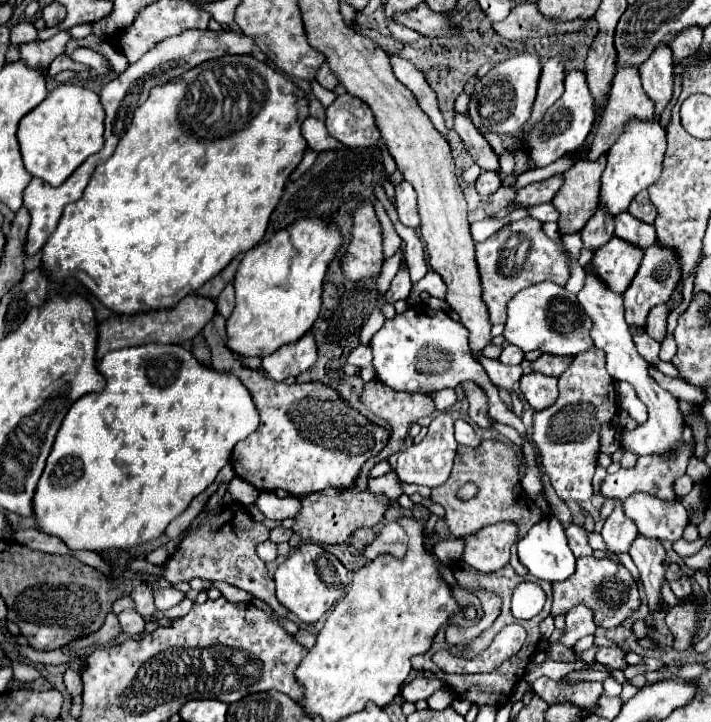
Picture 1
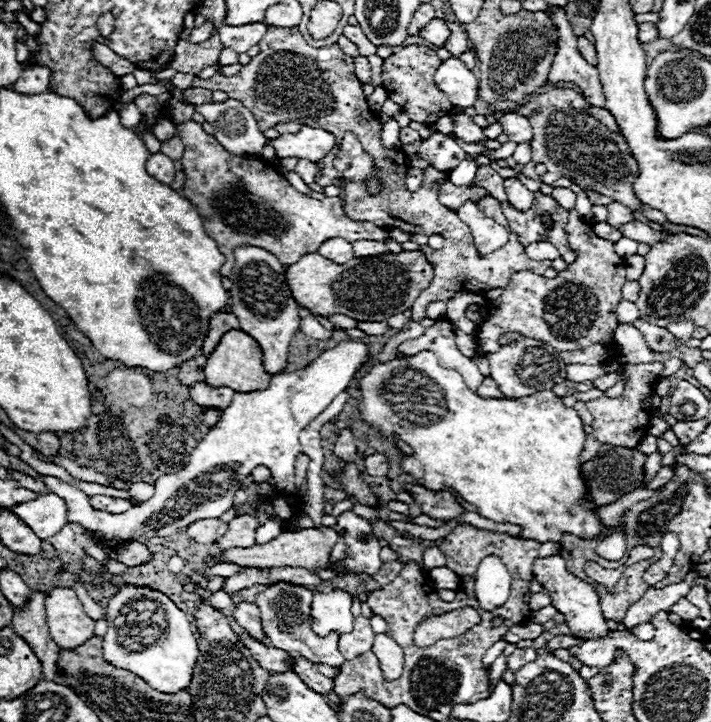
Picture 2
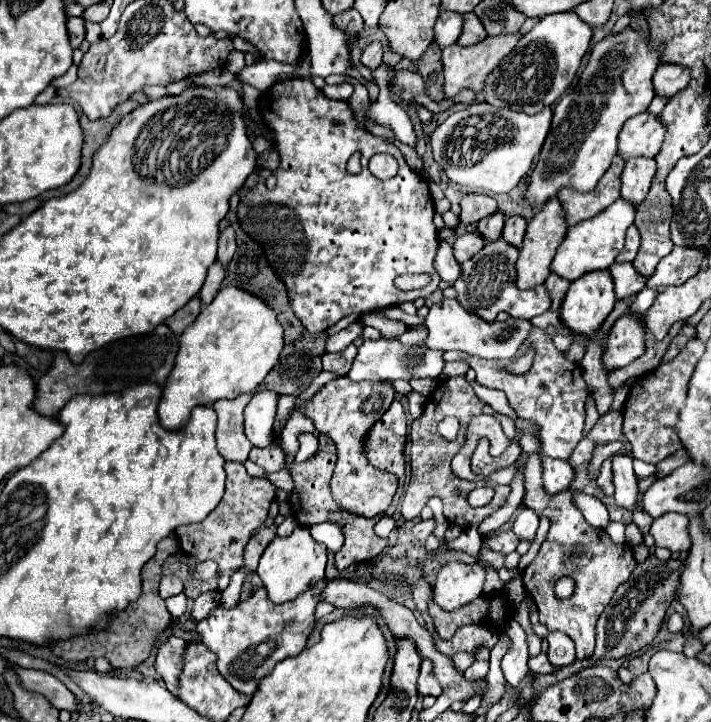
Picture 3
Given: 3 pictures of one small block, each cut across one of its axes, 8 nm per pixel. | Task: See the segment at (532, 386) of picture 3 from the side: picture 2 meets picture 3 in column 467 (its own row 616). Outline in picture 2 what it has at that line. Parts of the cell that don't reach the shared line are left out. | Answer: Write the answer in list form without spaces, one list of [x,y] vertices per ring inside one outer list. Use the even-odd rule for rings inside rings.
[[[360,615],[354,620],[354,630],[350,634],[341,634],[338,640],[338,650],[346,660],[352,660],[364,652],[368,652],[374,644],[374,632],[370,620]]]

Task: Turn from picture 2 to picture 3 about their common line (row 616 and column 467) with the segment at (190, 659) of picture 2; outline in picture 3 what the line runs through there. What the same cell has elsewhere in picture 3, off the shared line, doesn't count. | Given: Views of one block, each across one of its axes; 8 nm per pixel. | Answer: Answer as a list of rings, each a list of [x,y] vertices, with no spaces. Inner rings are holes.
[[[472,102],[436,126],[430,136],[430,146],[436,164],[452,182],[474,190],[506,194],[532,168],[532,160],[544,144],[550,122],[550,108],[530,116],[508,108],[496,110],[486,102]]]

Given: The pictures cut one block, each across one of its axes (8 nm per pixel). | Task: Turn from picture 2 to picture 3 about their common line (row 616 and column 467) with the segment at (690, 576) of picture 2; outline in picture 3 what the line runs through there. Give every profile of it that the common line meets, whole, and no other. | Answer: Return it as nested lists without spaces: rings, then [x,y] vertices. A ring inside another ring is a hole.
[[[466,624],[466,626],[460,626],[450,640],[442,640],[438,636],[434,640],[436,640],[434,648],[438,648],[446,656],[454,656],[456,652],[474,654],[474,648],[478,646],[494,648],[494,644],[498,642],[498,634],[494,628],[488,628],[482,624]]]

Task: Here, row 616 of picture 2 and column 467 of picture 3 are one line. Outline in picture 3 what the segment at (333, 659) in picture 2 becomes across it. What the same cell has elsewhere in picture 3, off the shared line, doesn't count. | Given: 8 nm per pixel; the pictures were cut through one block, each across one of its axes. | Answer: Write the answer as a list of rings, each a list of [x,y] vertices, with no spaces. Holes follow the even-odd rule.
[[[496,240],[492,244],[486,244],[472,260],[466,260],[462,264],[462,274],[456,280],[454,288],[458,292],[458,302],[468,308],[468,312],[476,314],[478,318],[486,322],[494,322],[498,312],[508,312],[516,318],[534,318],[548,310],[548,292],[544,286],[532,288],[528,292],[520,292],[516,288],[516,262],[518,248],[508,248],[504,240]]]

